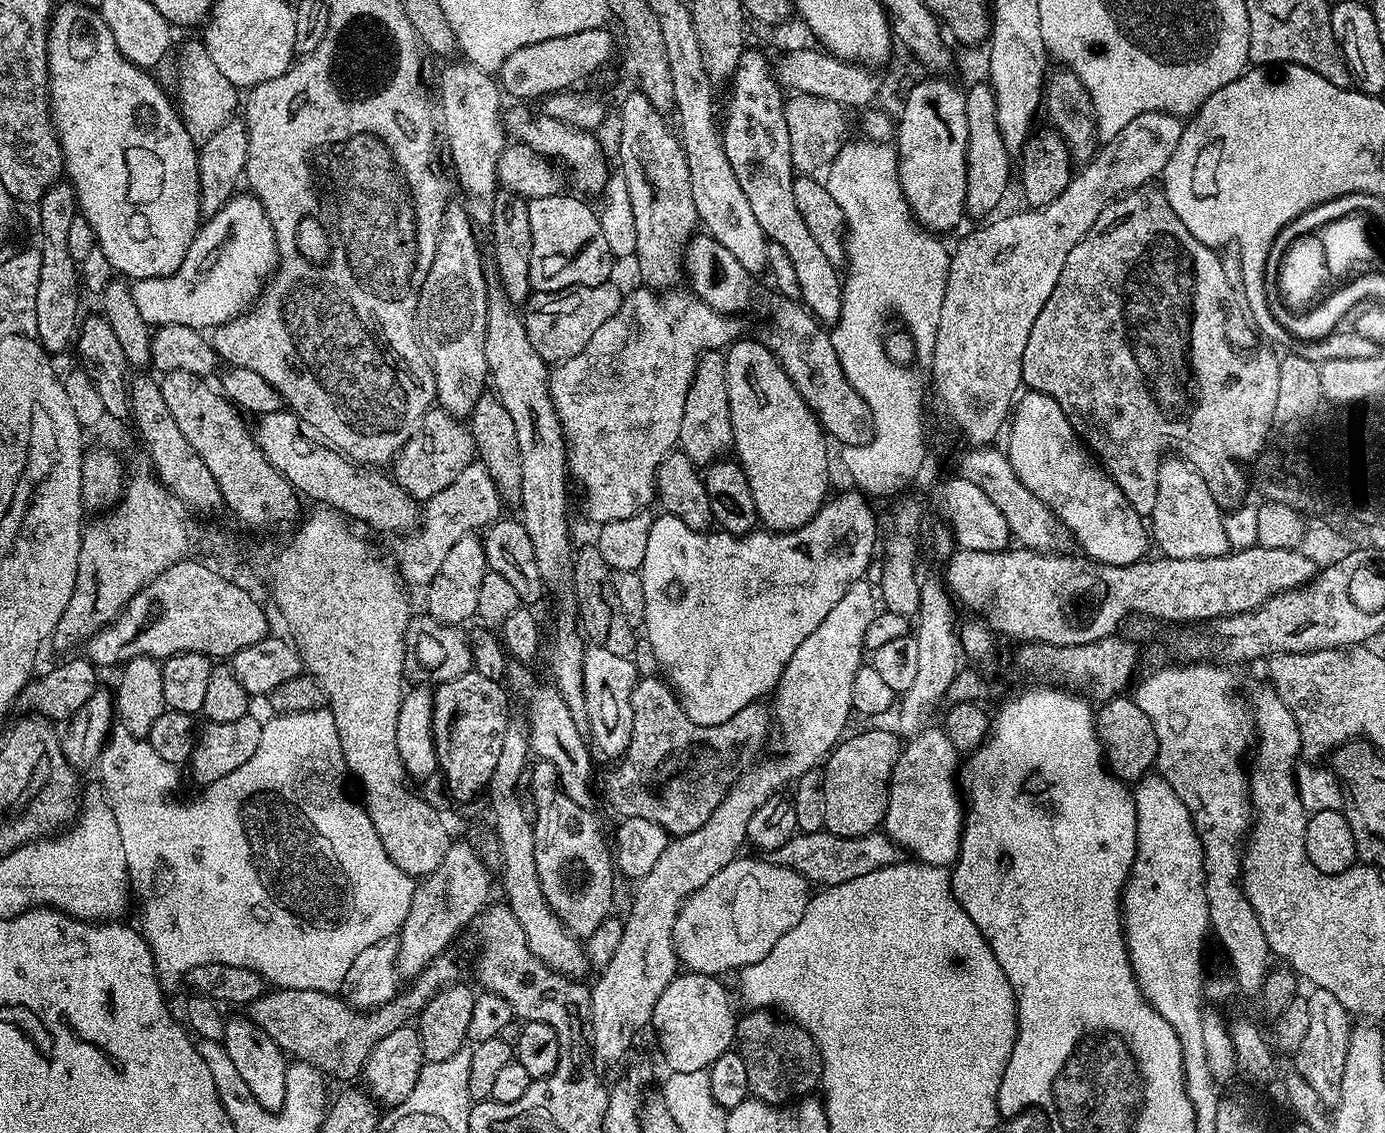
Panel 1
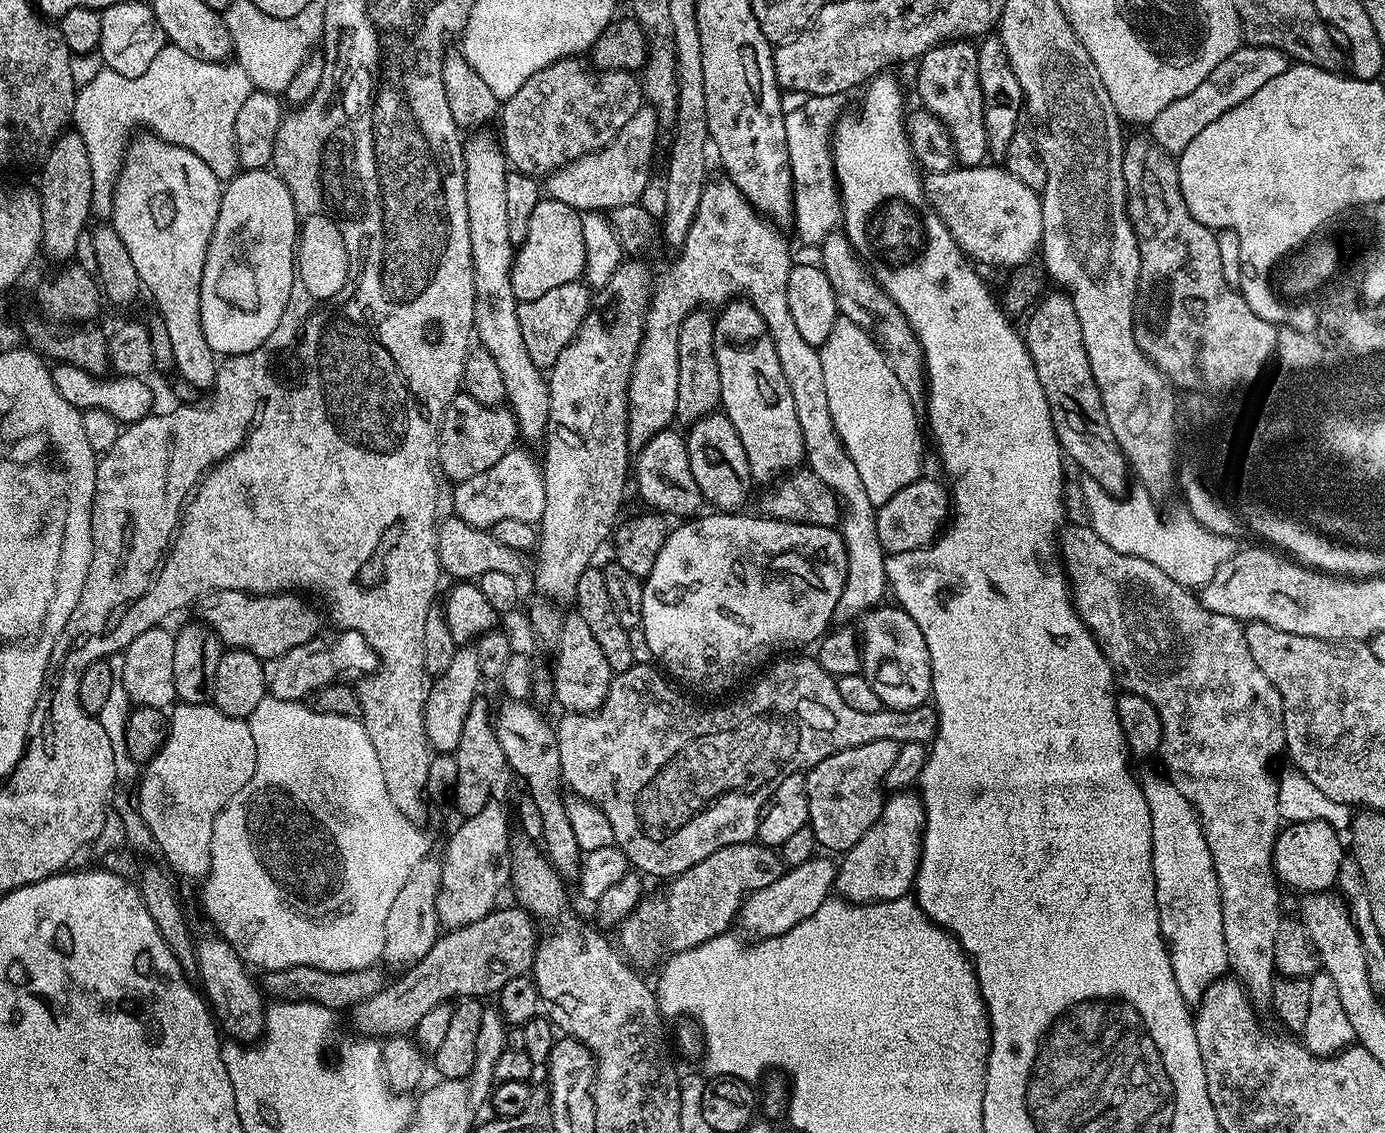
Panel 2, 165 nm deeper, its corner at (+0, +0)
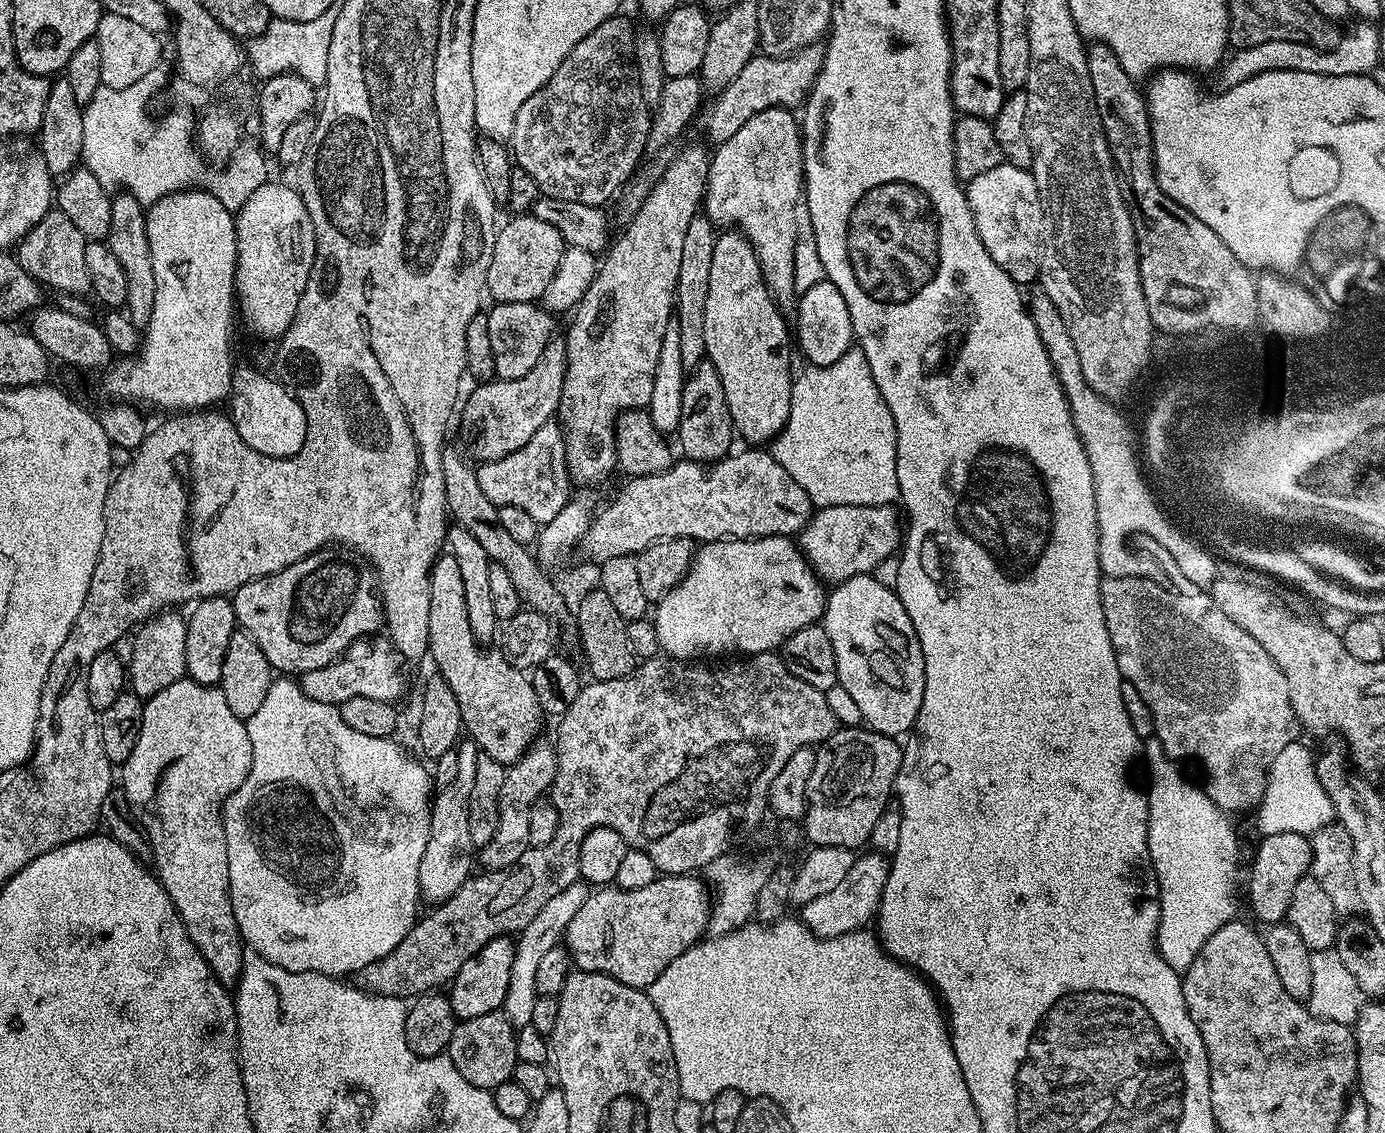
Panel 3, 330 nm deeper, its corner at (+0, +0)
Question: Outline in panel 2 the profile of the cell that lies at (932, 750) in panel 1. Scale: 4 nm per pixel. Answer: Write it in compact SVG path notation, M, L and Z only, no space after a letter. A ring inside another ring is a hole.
M912 790L889 795L884 801L884 809L878 822L874 822L874 826L870 826L870 830L866 830L866 834L862 834L858 842L854 842L851 850L843 853L838 864L835 891L840 891L837 893L851 904L876 904L880 900L893 900L909 895L913 891L916 870L920 865L920 842L923 834L924 802L919 795Z

